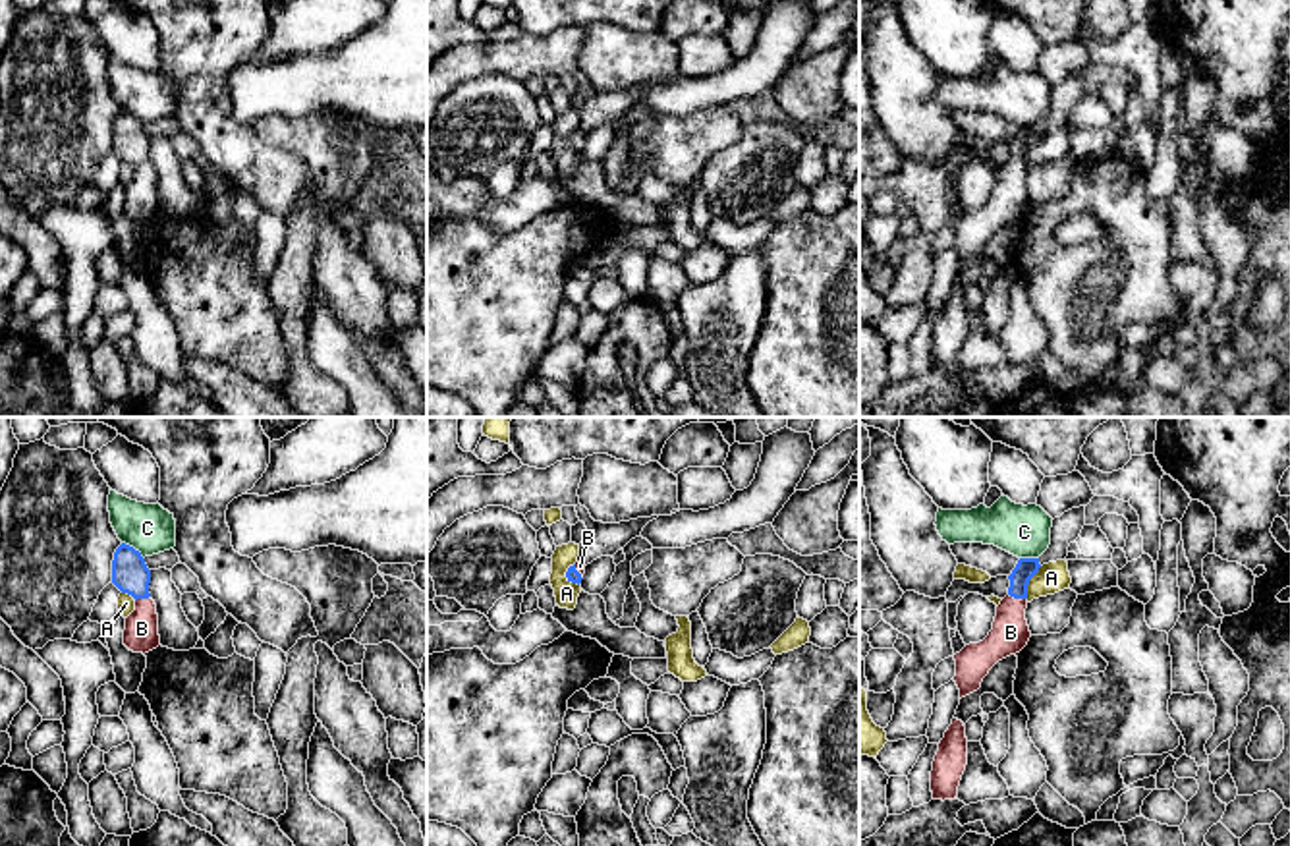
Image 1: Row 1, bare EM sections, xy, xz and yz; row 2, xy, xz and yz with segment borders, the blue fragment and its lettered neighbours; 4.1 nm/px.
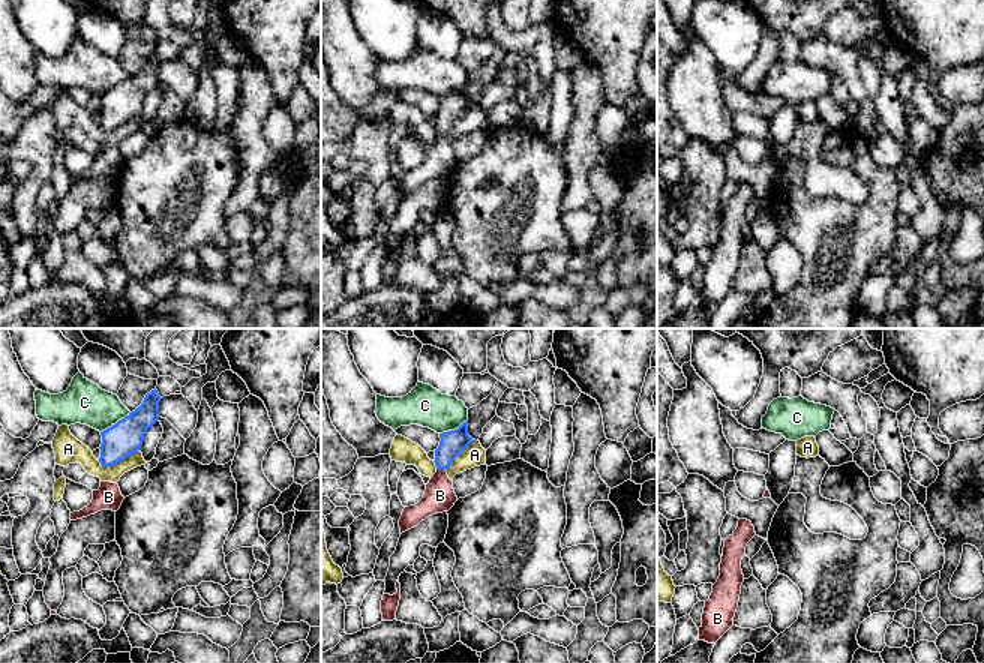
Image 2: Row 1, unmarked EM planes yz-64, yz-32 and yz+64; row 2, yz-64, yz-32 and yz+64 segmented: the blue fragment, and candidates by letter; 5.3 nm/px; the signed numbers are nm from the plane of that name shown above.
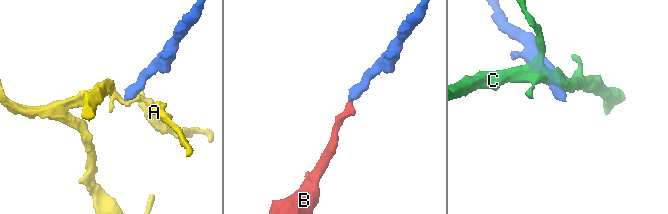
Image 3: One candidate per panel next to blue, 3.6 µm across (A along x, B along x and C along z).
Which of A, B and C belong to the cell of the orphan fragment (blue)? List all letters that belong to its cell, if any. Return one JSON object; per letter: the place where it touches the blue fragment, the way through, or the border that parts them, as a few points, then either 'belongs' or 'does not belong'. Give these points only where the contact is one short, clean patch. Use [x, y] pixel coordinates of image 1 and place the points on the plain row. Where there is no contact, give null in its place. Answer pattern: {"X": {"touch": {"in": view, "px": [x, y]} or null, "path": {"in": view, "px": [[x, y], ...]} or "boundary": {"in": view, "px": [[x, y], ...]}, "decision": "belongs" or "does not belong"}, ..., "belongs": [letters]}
{"A": {"touch": {"in": "yz", "px": [1028, 149]}, "boundary": {"in": "yz", "px": [[1041, 134], [1030, 147], [1026, 165]]}, "decision": "does not belong"}, "B": {"touch": {"in": "yz", "px": [1018, 165]}, "path": {"in": "yz", "px": [[1026, 136], [1018, 149], [1018, 165], [1010, 180], [1010, 199]]}, "decision": "belongs"}, "C": {"touch": {"in": "xy", "px": [132, 114]}, "boundary": {"in": "xy", "px": [[122, 109], [132, 112], [143, 126]]}, "decision": "does not belong"}, "belongs": ["B"]}

